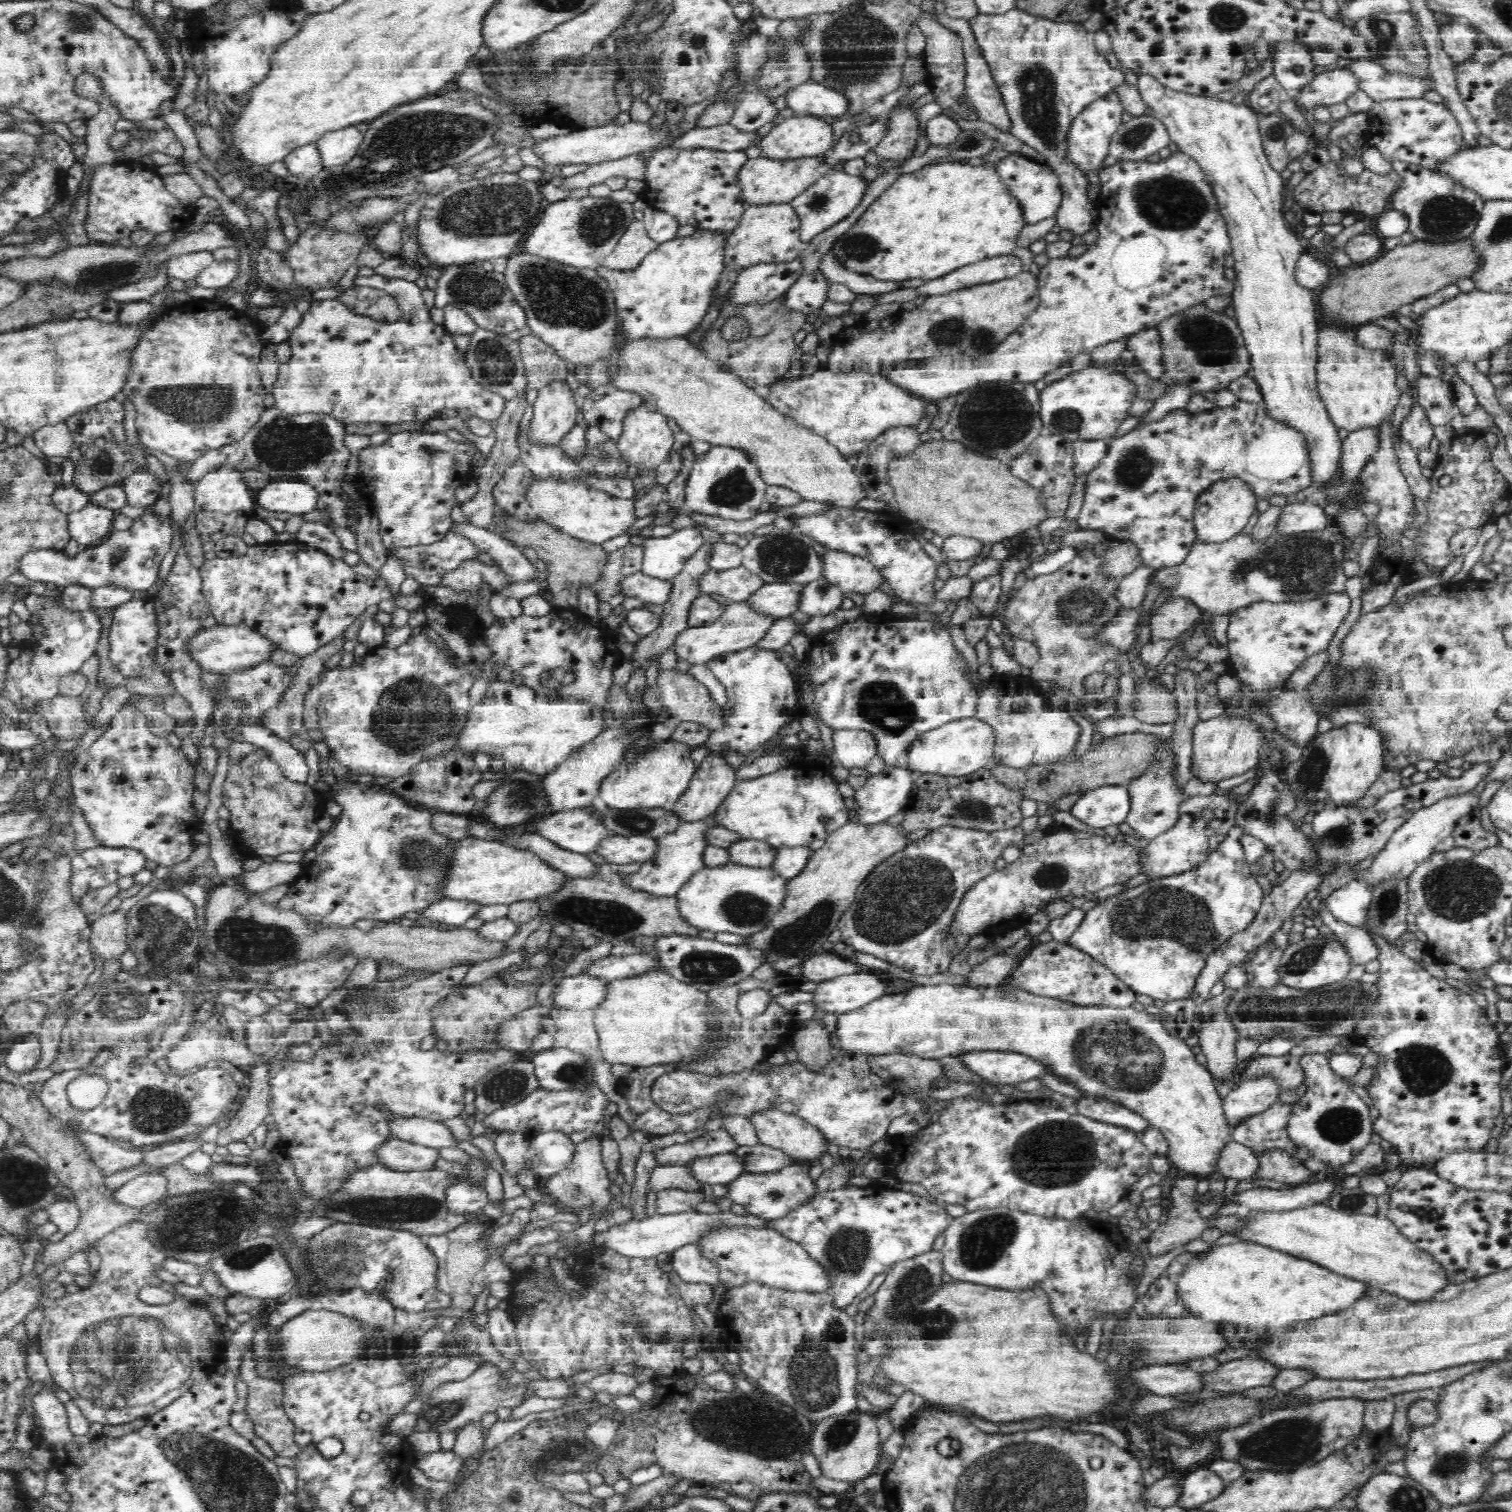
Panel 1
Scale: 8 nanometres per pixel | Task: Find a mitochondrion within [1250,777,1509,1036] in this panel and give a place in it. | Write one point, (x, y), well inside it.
(1461, 889)

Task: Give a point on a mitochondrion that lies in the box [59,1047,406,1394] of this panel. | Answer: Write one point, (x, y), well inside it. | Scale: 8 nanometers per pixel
(208, 1223)

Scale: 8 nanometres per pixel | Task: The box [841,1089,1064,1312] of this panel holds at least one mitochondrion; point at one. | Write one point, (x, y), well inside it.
(982, 1244)

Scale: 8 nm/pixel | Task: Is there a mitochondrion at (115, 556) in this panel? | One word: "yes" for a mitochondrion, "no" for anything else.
yes

